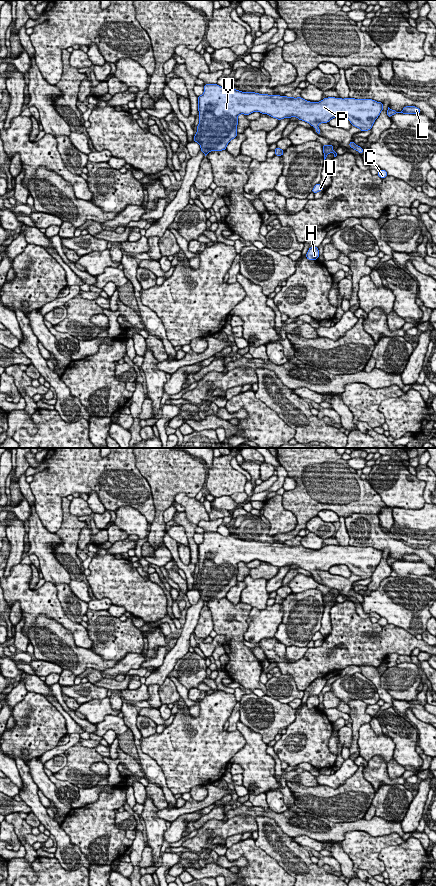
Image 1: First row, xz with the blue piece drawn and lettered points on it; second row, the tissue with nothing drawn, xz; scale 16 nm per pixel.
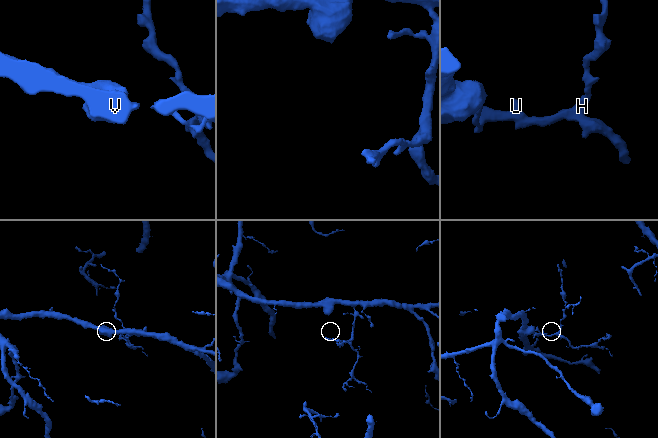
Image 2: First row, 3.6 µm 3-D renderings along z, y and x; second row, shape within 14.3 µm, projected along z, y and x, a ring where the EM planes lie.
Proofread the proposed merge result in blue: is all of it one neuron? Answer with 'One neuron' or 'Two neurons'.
One neuron

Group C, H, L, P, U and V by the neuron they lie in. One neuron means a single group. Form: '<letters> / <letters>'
C H L P U V

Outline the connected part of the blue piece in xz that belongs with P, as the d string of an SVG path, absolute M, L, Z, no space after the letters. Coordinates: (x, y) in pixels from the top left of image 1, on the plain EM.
M205 532L204 541L198 544L199 572L193 588L200 593L200 599L205 604L211 599L226 598L230 588L234 587L238 582L238 564L240 562L249 563L252 560L267 562L278 568L297 565L299 568L315 575L318 583L321 581L318 576L320 571L328 571L332 566L342 564L347 566L353 574L364 580L371 578L382 558L383 551L372 547L328 545L319 550L310 550L302 545L290 546L280 543L242 540L231 535L224 537L218 532Z

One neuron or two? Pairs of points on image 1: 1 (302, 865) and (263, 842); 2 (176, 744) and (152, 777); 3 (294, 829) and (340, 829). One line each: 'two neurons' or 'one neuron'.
1: one neuron
2: two neurons
3: one neuron

